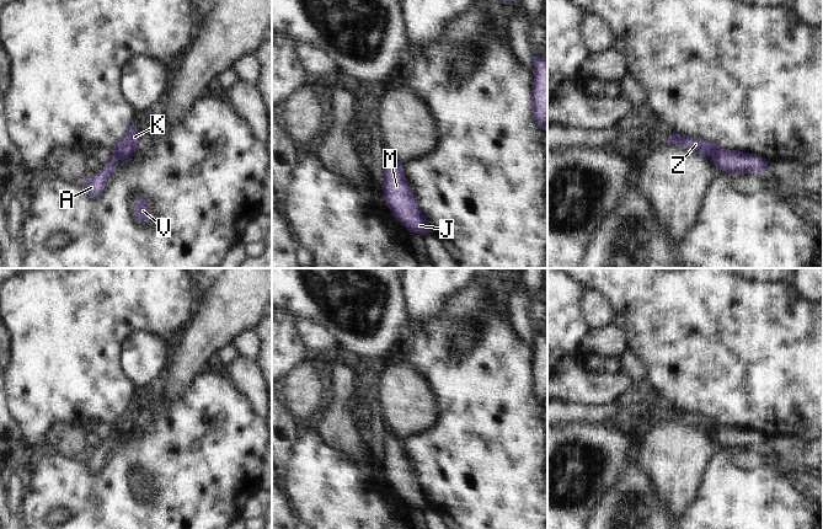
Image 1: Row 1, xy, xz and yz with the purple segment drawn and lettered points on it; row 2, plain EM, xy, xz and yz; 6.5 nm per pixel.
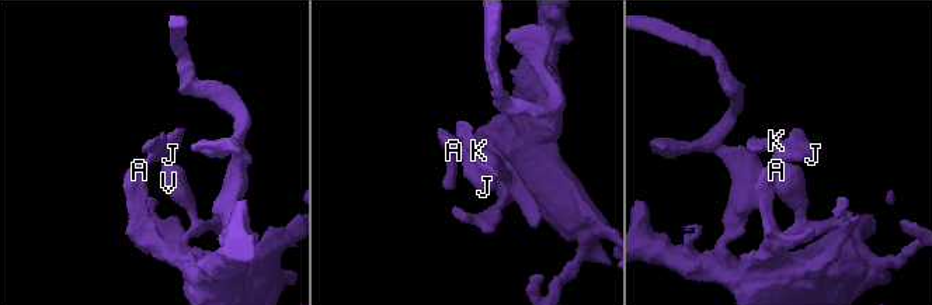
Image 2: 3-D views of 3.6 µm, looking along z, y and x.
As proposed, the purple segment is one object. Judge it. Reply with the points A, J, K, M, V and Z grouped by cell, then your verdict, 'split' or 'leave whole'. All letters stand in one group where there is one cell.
A J K M V Z | leave whole

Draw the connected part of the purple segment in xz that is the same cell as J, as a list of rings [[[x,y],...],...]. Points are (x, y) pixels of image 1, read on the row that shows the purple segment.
[[[390,159],[388,162],[381,186],[386,207],[407,231],[422,236],[433,233],[401,169],[402,164]]]

